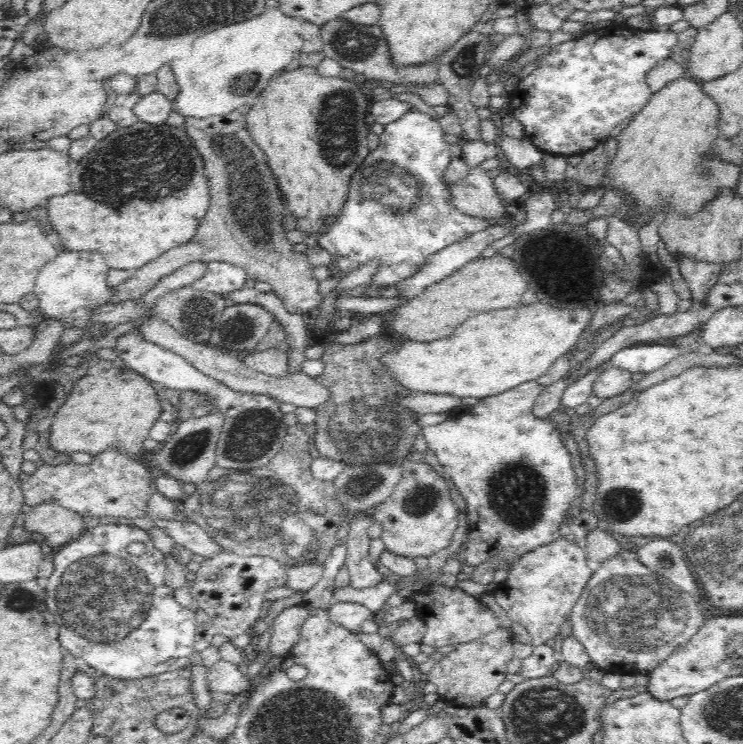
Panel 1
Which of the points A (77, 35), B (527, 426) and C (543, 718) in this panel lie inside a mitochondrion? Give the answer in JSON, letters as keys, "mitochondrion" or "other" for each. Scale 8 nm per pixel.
{"A":"other","B":"other","C":"mitochondrion"}

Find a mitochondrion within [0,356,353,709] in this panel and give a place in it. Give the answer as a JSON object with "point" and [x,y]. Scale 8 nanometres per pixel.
{"point":[124,576]}

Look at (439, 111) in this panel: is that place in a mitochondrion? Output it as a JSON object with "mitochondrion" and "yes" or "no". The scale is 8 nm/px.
{"mitochondrion":"no"}

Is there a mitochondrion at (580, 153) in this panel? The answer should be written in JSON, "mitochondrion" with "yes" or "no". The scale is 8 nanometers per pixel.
{"mitochondrion":"no"}

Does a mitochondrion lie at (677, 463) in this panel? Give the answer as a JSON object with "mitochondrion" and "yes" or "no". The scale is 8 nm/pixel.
{"mitochondrion":"no"}

